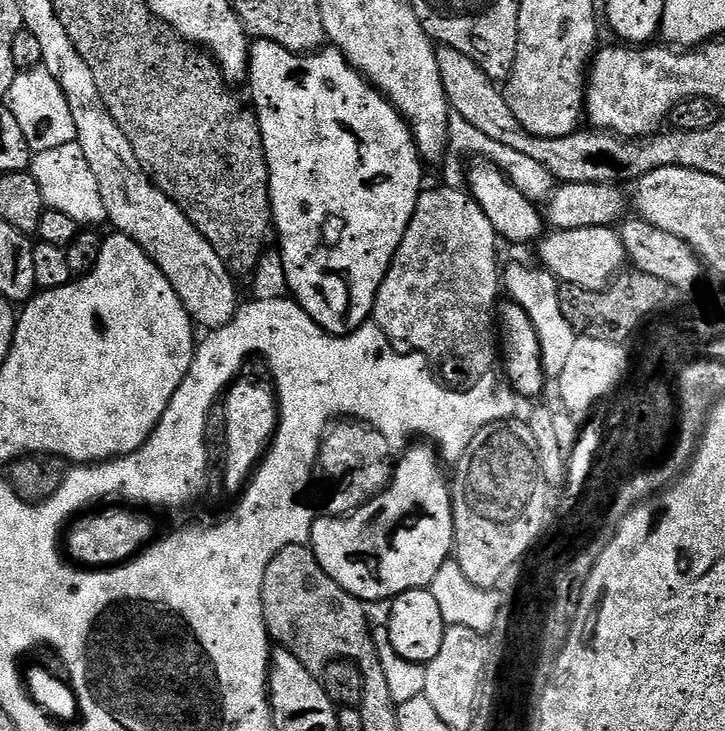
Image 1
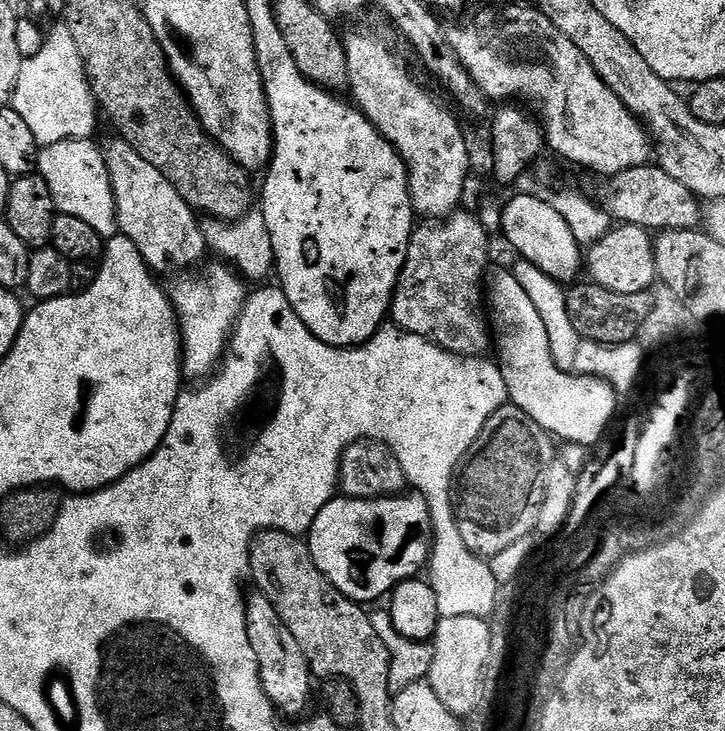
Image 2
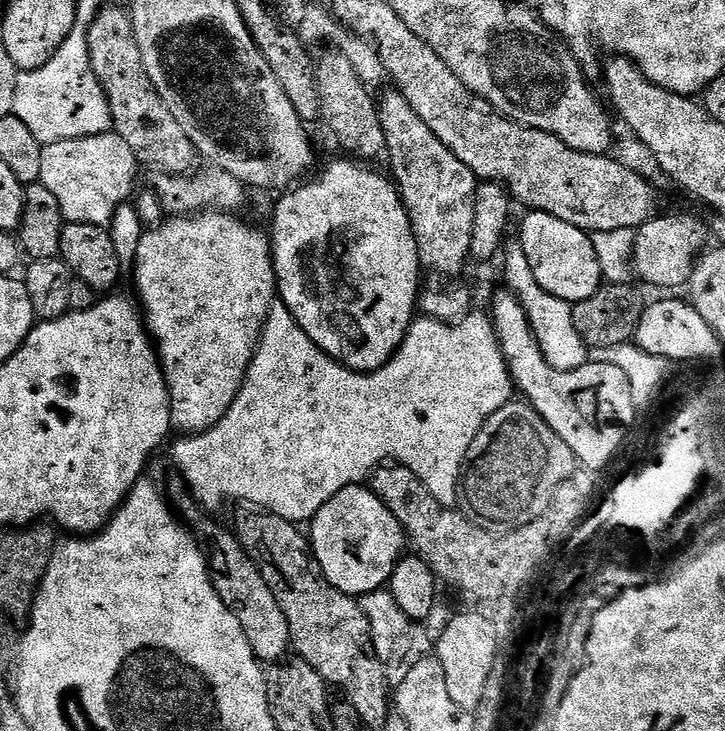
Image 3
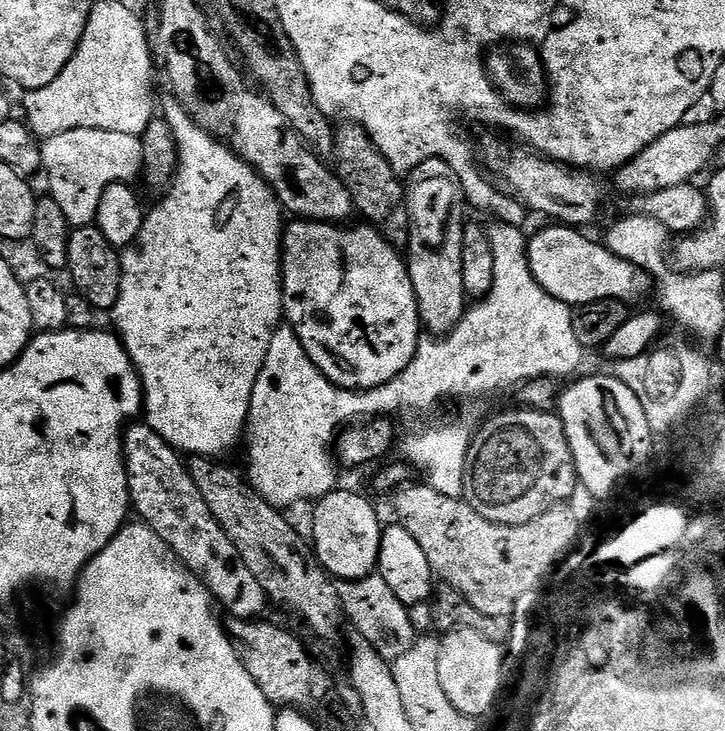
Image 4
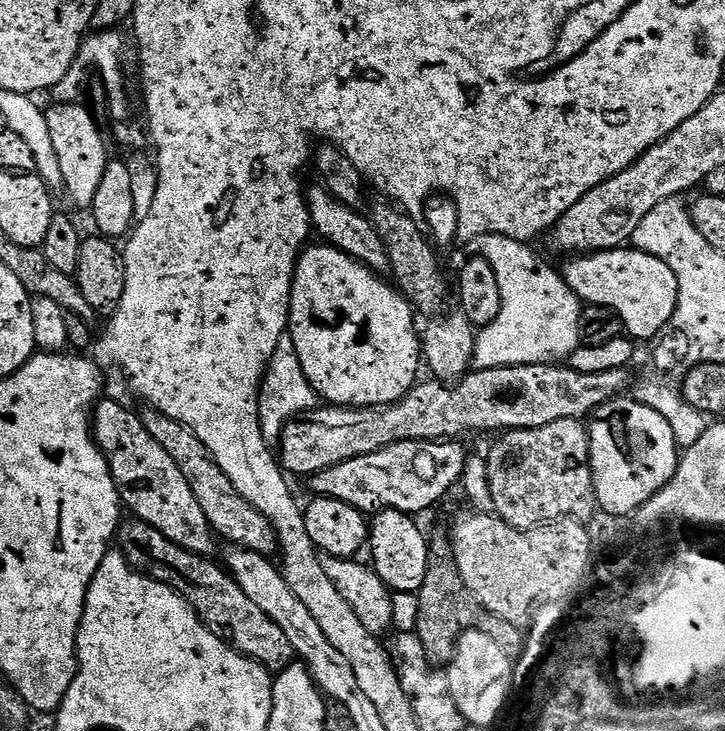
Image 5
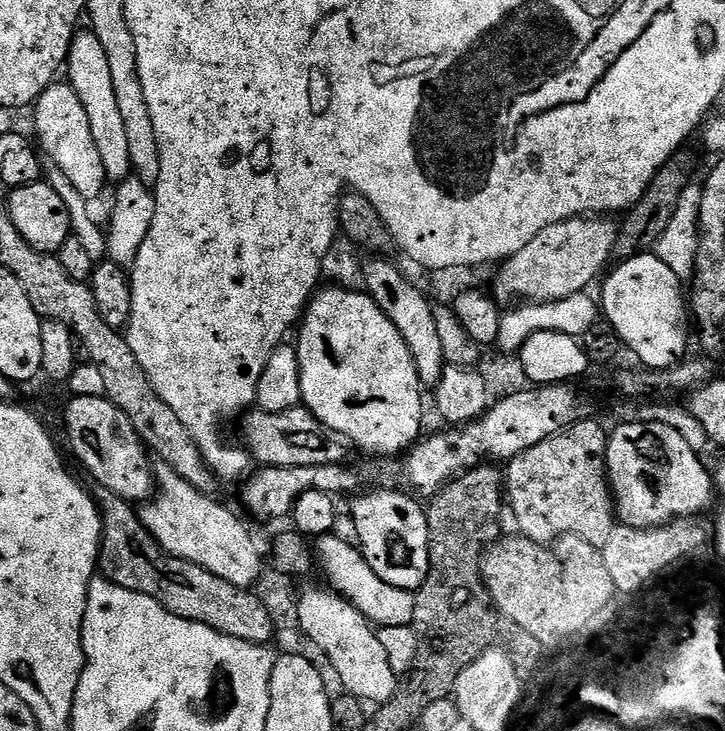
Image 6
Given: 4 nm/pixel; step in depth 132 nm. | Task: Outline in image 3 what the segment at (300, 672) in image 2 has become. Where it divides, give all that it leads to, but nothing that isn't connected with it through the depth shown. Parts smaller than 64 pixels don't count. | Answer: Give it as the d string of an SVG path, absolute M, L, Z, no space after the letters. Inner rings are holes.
M216 524L206 525L204 540L202 536L202 551L208 563L208 578L212 581L218 598L226 602L230 614L238 618L238 626L242 626L242 634L246 634L246 642L250 642L250 650L254 650L256 659L261 662L283 661L292 648L286 614L282 614L278 598L274 598L270 586L266 586L266 578L262 578L258 566L240 545L235 531L228 529L227 532Z

